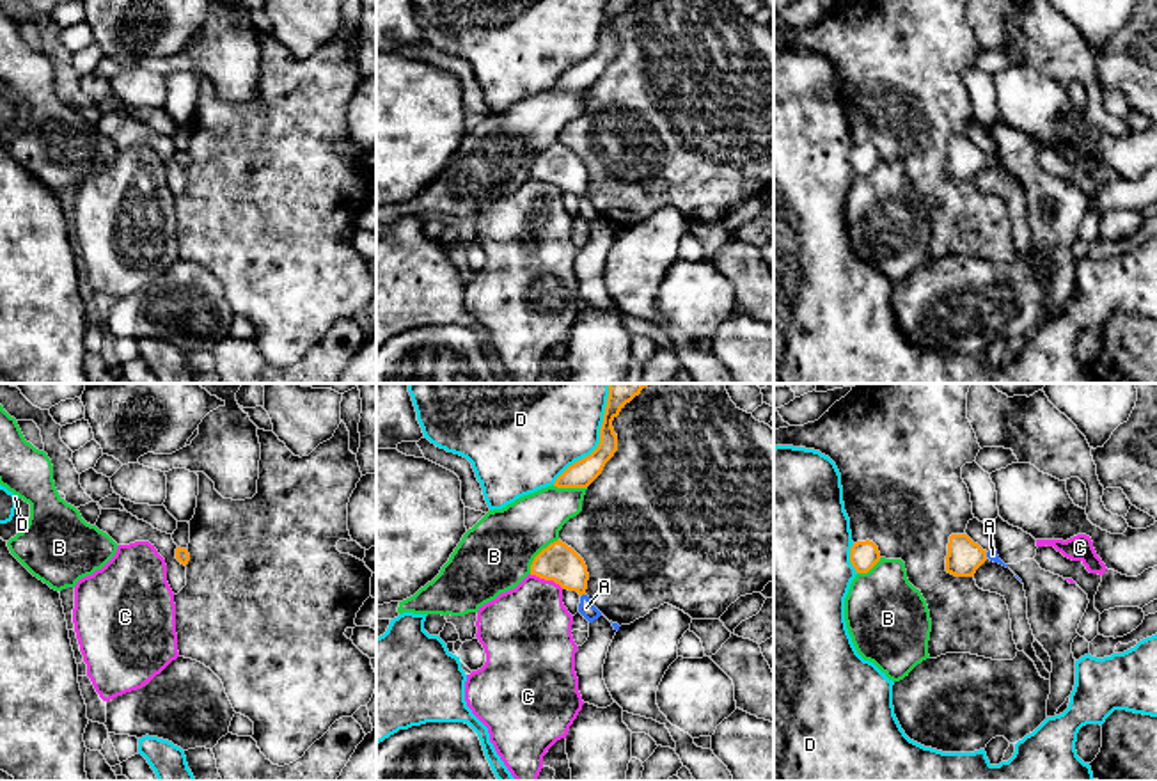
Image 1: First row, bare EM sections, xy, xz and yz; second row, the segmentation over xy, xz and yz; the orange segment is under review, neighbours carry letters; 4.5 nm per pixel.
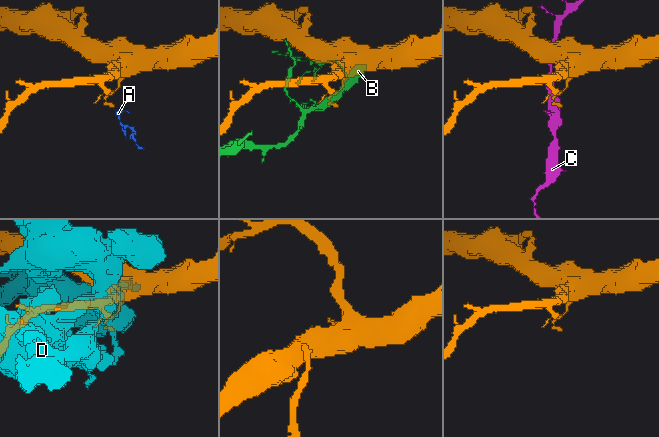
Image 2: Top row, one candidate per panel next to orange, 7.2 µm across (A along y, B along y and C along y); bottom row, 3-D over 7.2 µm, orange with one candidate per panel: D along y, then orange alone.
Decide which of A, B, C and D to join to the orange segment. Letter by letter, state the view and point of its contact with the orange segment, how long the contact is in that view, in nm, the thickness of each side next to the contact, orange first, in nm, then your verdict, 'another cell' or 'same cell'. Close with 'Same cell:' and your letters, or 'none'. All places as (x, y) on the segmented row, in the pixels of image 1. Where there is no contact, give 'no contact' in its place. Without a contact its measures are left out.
A: meets orange in xz at (582, 593); contact 30 nm long; 170 nm thick on the orange side, 70 nm on the other; same cell
B: meets orange in xz at (538, 554); contact 200 nm long; 170 nm thick on the orange side, 320 nm on the other; another cell
C: meets orange in xz at (547, 579); contact 170 nm long; 170 nm thick on the orange side, 400 nm on the other; another cell
D: meets orange in xz at (600, 437); contact 500 nm long; 140 nm thick on the orange side, 460 nm on the other; another cell
Same cell: A

